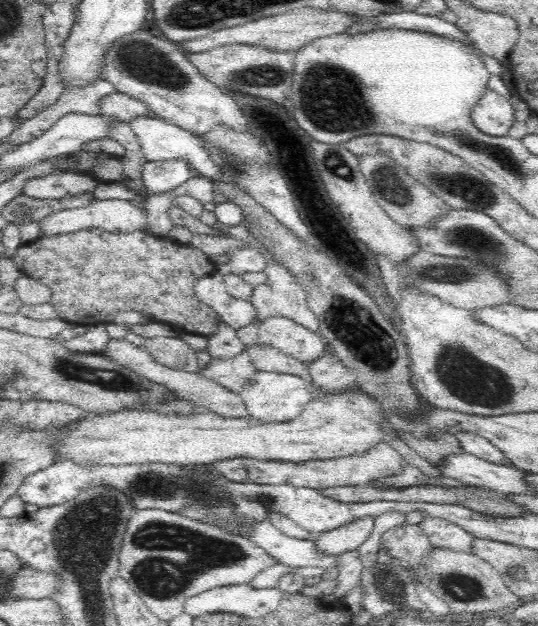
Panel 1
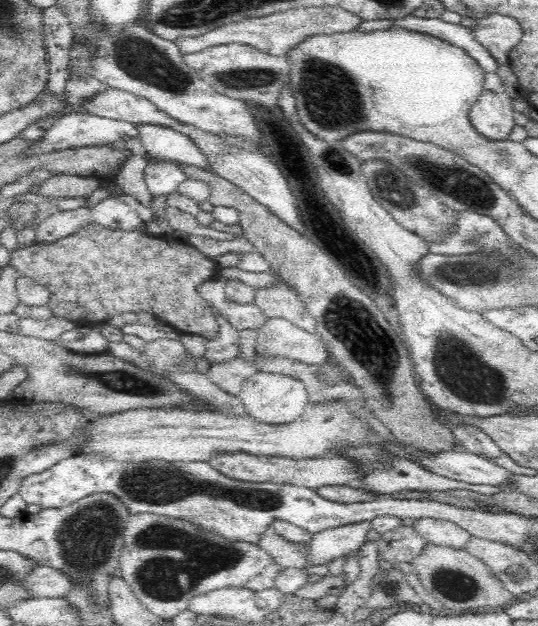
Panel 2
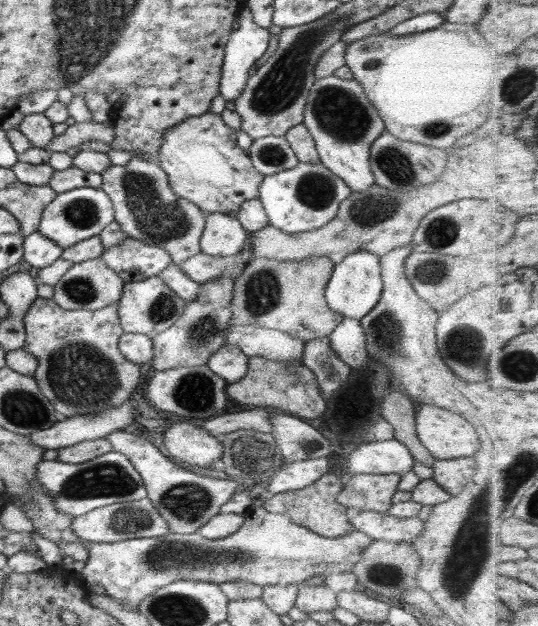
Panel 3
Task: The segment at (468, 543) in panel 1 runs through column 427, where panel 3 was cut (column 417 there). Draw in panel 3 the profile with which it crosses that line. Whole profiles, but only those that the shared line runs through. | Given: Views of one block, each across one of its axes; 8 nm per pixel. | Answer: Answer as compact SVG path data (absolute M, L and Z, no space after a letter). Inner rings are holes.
M360 511L350 514L352 526L373 540L411 543L422 533L424 522L420 518L398 518L390 513Z

